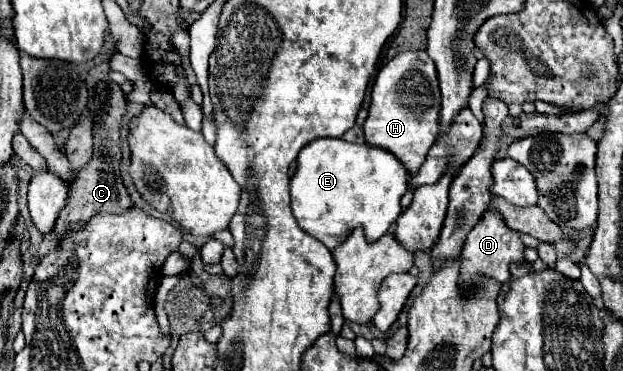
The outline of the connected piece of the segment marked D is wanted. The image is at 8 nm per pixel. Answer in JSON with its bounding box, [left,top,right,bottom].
[458,212,524,296]

